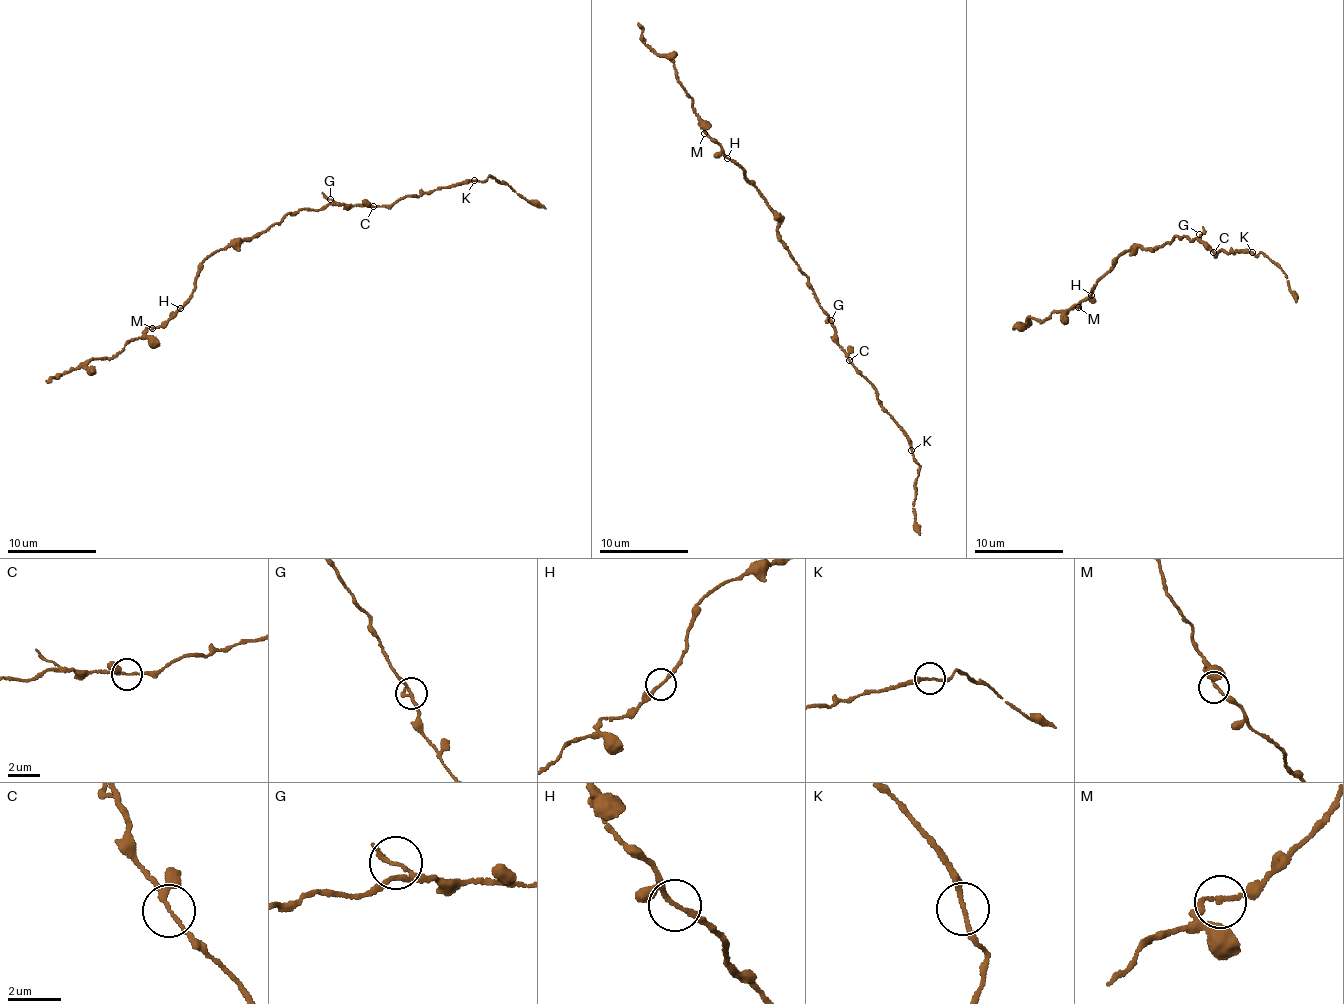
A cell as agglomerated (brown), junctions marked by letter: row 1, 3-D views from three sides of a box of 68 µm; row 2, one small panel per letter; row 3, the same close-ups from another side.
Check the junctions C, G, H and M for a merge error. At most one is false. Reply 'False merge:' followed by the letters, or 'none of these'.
False merge: none of these

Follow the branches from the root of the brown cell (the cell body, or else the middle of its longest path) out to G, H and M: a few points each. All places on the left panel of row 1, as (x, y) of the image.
G: (272, 225), (298, 210), (320, 209), (332, 203), (330, 199)
H: (272, 225), (204, 260), (196, 287), (180, 308)
M: (272, 225), (204, 260), (188, 302), (152, 328)

